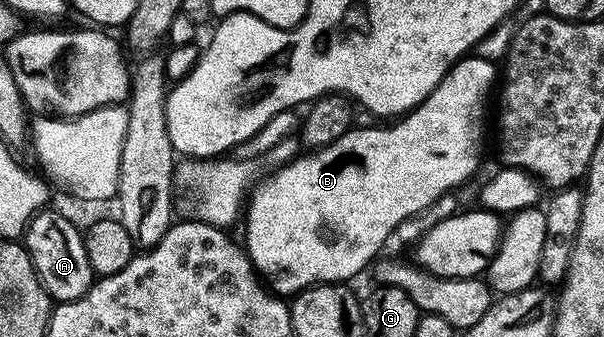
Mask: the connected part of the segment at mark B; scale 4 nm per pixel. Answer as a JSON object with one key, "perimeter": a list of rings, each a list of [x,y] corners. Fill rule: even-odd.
{"perimeter":[[[463,56],[451,66],[437,88],[414,111],[389,124],[378,124],[382,126],[366,126],[363,130],[351,128],[347,134],[340,136],[332,144],[315,149],[313,152],[306,152],[306,155],[303,153],[293,161],[275,169],[269,176],[262,178],[260,184],[253,187],[252,197],[248,202],[250,211],[247,209],[244,214],[244,222],[246,220],[244,249],[249,254],[250,261],[254,263],[255,271],[265,279],[269,289],[279,296],[293,296],[306,289],[307,286],[345,283],[350,280],[346,278],[356,277],[366,265],[367,269],[383,253],[382,245],[388,240],[391,241],[393,232],[401,221],[408,220],[414,214],[419,214],[421,210],[426,210],[445,194],[457,191],[459,189],[457,186],[464,185],[469,178],[473,179],[484,162],[482,160],[482,121],[486,118],[486,101],[489,98],[491,101],[495,86],[495,63],[477,56]]]}

